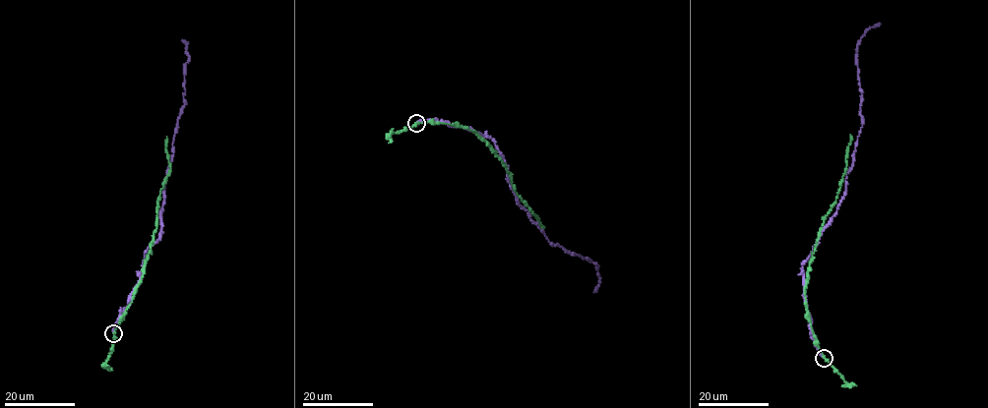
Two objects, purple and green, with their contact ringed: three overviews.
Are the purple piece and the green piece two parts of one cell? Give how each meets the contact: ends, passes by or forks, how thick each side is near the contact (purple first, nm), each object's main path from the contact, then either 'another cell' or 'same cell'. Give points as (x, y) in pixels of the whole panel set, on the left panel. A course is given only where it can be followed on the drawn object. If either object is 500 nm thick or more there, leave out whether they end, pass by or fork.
purple ends there; green passes by; 200 nm thick on the purple side, 220 nm on the other; purple runs (113, 332), (141, 276), (145, 251), (160, 235), (164, 179), (184, 103), (189, 54), (187, 44), (182, 39); green runs (113, 332), (143, 275), (156, 225), (157, 199), (170, 172), (167, 136); another cell

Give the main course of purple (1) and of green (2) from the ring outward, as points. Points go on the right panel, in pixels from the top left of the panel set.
1: (824, 357), (811, 329), (803, 264), (843, 197), (862, 119), (858, 42), (867, 29), (880, 23)
2: (824, 357), (806, 307), (806, 283), (823, 217), (835, 201), (845, 170), (850, 134)

